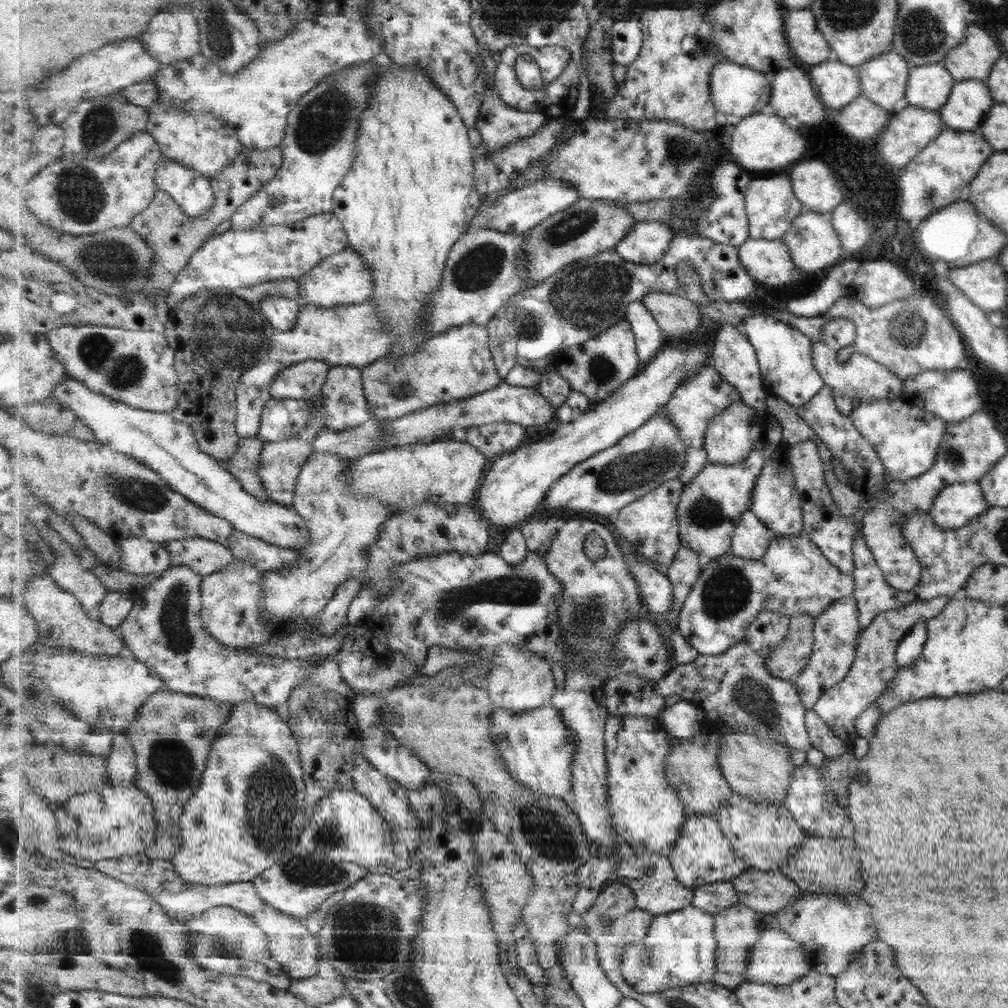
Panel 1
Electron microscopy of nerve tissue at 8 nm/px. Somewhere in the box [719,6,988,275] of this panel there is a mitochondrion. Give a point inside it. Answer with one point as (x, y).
(921, 33)

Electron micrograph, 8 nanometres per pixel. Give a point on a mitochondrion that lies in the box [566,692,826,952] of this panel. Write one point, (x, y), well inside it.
(607, 922)

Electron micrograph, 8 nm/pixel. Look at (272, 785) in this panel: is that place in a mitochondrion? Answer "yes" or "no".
yes

